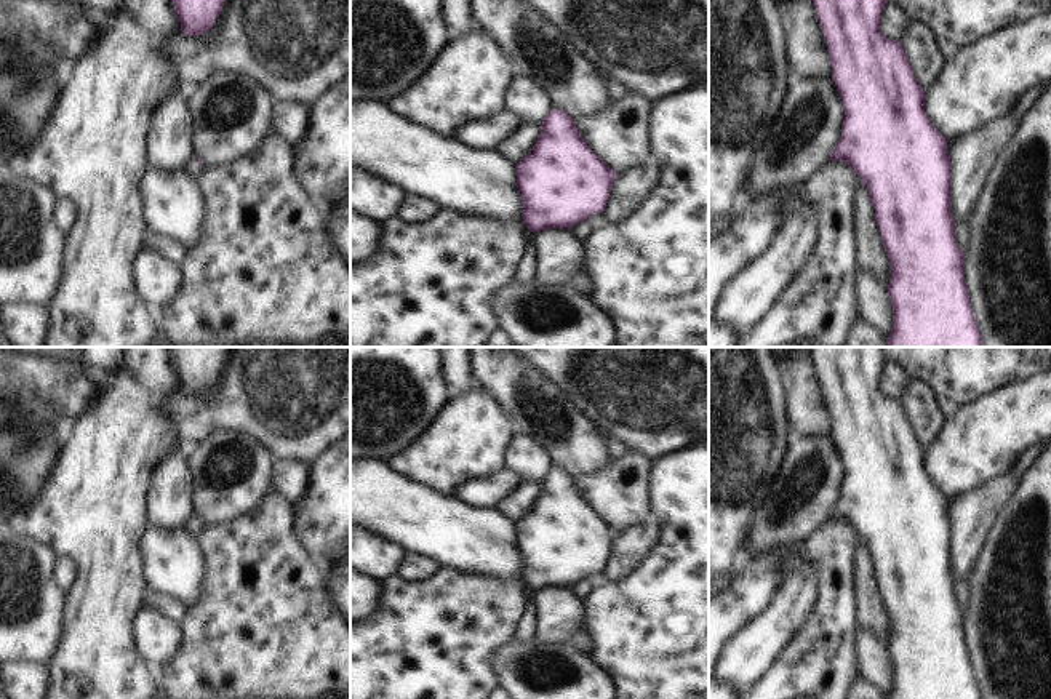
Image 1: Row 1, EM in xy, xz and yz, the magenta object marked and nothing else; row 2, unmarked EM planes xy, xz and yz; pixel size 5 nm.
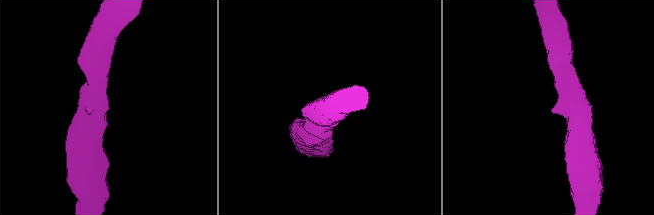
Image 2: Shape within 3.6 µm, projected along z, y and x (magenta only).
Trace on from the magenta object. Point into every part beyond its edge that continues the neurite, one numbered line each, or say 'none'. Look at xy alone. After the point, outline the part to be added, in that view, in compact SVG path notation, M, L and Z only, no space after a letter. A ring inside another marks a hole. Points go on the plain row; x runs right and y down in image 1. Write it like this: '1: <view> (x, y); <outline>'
1: xy (192, 528); M190 517L190 520L187 521L186 531L190 537L197 539L198 534L202 533L203 526L198 525L194 517Z

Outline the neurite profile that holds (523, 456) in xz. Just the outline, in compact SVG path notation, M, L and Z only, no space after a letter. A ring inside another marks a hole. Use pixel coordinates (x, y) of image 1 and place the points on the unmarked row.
M514 435L504 453L504 469L520 475L525 481L541 483L550 467L550 459L531 438Z

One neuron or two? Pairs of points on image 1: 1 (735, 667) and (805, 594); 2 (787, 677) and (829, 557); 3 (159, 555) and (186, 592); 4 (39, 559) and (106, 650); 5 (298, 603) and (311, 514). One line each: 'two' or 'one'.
1: one
2: one
3: one
4: two
5: two

